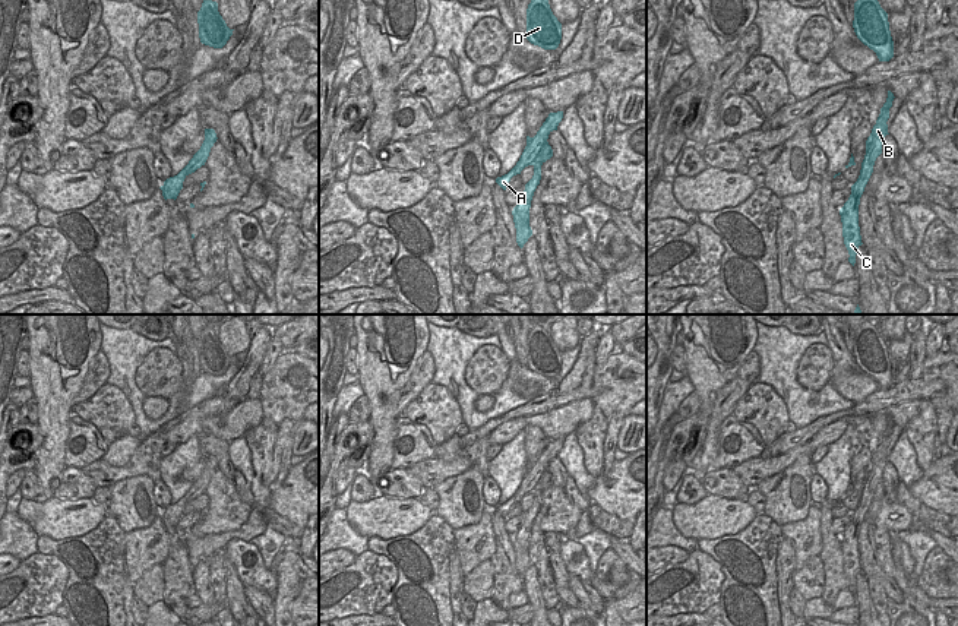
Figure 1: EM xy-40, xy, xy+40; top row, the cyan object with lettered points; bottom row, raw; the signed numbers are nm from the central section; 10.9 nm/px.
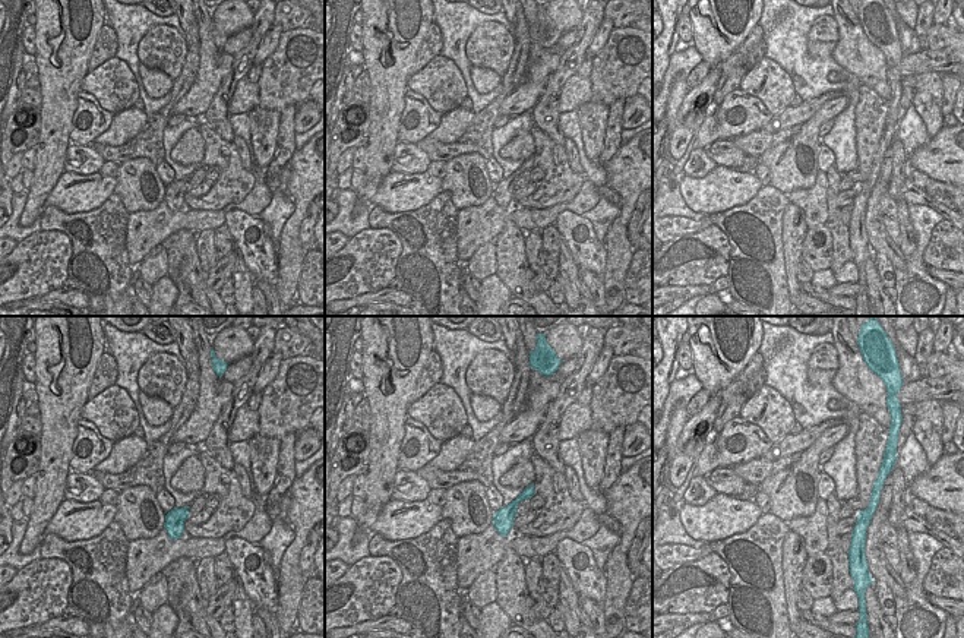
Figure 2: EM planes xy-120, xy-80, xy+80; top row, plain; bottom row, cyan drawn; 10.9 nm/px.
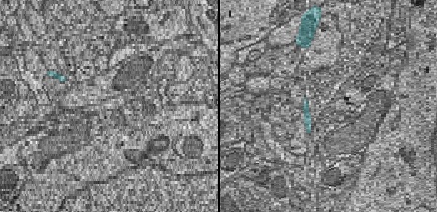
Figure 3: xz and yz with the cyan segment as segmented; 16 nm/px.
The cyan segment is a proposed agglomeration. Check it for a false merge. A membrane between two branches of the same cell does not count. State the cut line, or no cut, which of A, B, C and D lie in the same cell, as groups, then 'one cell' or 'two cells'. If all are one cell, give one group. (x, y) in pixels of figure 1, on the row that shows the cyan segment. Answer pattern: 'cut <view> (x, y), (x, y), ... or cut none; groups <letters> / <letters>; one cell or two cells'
cut xy (538, 132), (544, 138), (544, 145), (533, 164); groups A / B C D; two cells

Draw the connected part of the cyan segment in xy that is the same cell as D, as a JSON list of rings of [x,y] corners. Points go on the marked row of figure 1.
[[[531,0],[527,9],[527,39],[544,50],[556,50],[562,39],[562,23],[548,0]]]

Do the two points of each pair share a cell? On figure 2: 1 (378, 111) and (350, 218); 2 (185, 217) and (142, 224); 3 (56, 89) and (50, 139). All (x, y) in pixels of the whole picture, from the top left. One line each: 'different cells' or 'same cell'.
1: different cells
2: same cell
3: same cell

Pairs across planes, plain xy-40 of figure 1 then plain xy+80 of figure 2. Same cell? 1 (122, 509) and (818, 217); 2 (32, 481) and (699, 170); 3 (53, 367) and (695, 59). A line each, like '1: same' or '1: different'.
1: different
2: same
3: different

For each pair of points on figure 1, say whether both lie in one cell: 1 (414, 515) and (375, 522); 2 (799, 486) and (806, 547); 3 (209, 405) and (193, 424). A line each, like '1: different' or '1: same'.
1: same
2: different
3: different

